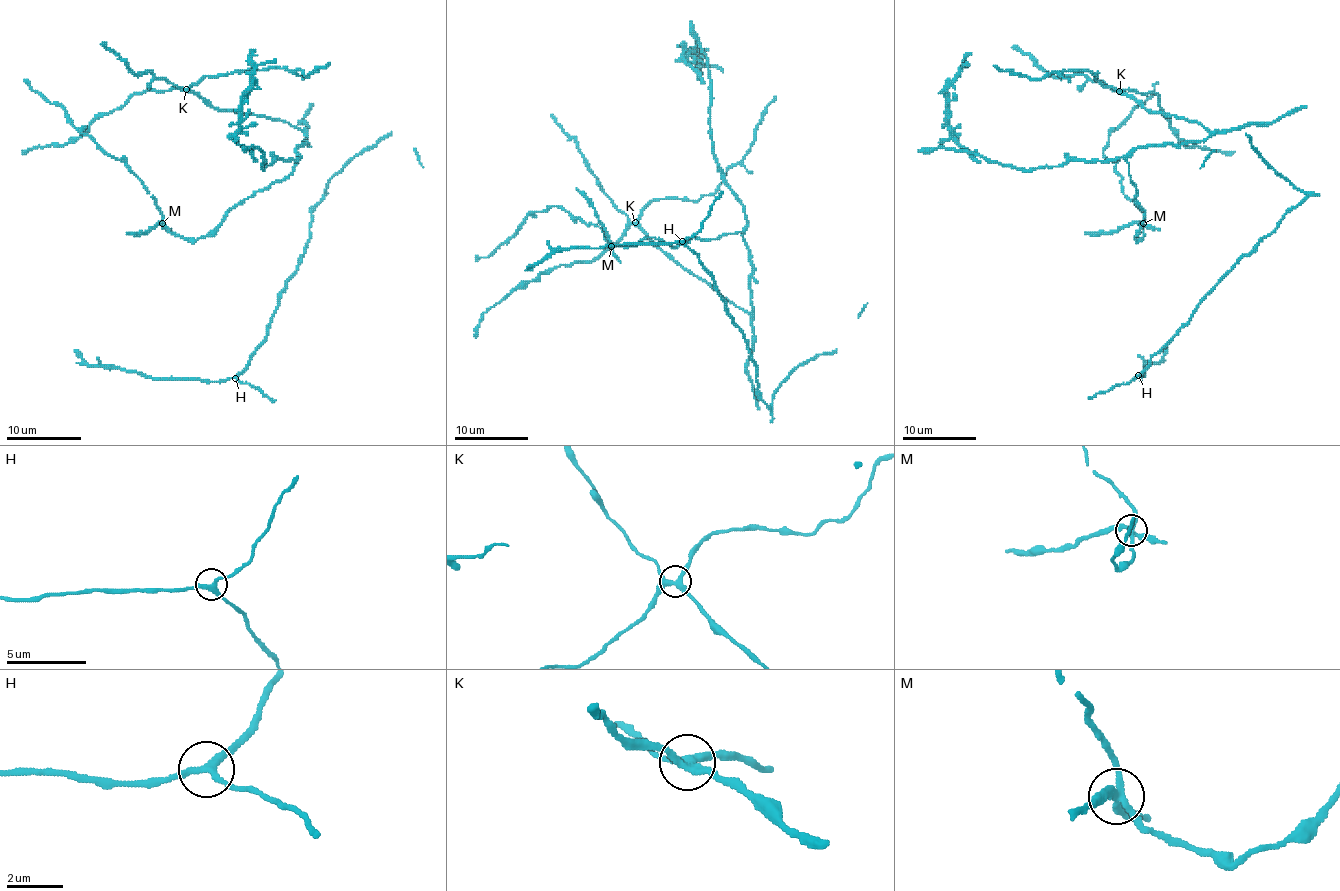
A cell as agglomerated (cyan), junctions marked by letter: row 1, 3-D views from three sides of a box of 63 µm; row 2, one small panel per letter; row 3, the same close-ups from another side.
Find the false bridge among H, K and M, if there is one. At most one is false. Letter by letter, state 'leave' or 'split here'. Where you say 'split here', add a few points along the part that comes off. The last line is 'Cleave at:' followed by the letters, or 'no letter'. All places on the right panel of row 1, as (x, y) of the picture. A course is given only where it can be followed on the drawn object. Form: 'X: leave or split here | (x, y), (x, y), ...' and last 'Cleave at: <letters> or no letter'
H: leave
K: leave
M: split here | (1143, 223), (1129, 223), (1116, 230), (1085, 234)
Cleave at: M

